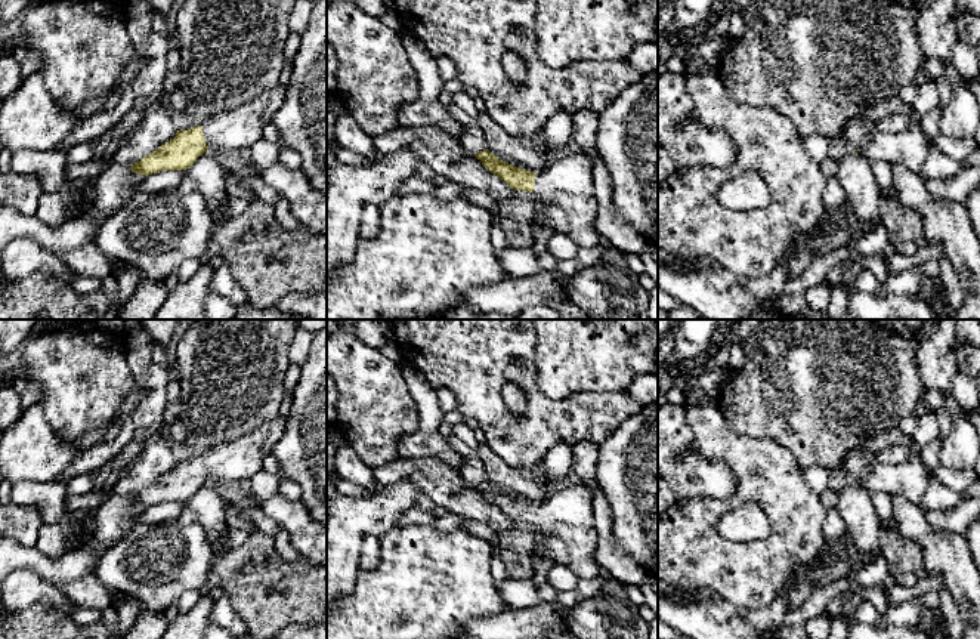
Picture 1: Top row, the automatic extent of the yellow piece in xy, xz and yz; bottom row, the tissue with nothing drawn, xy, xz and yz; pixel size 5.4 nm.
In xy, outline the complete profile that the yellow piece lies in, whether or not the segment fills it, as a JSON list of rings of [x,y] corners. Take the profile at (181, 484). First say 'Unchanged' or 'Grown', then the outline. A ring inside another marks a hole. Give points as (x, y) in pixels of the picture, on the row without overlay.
Grown. [[[278,414],[242,438],[220,442],[201,457],[177,462],[176,467],[140,493],[130,496],[133,504],[152,506],[163,501],[186,501],[213,479],[241,482],[263,470],[263,460],[282,438],[285,420]]]

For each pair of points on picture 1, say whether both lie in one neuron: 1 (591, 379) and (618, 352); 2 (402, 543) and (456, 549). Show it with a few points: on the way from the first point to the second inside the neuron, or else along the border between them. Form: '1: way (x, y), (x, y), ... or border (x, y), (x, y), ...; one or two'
1: way (597, 373), (612, 358); one
2: way (416, 549), (442, 549); one

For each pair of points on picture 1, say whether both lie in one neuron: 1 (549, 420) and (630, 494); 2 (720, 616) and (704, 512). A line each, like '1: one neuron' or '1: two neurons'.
1: two neurons
2: two neurons

